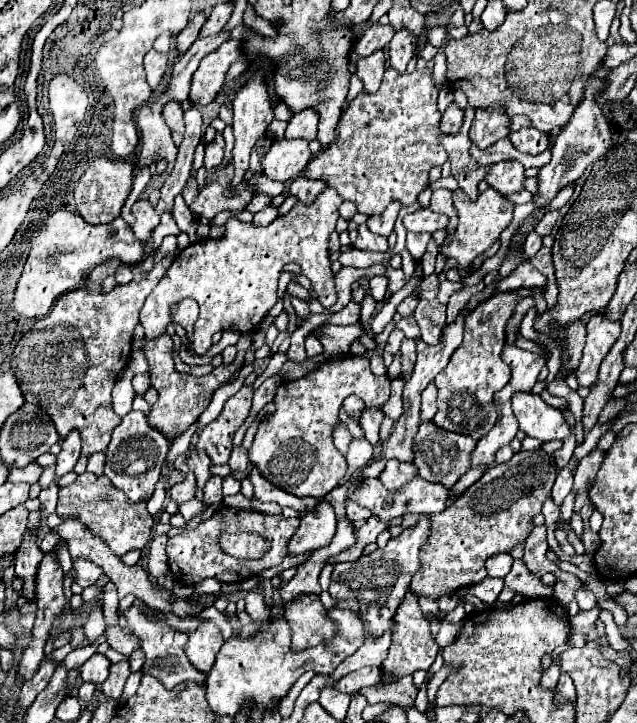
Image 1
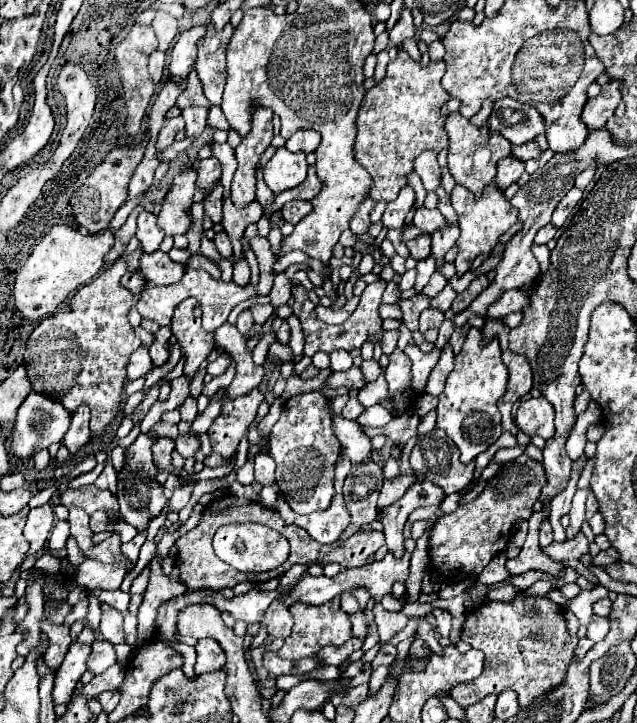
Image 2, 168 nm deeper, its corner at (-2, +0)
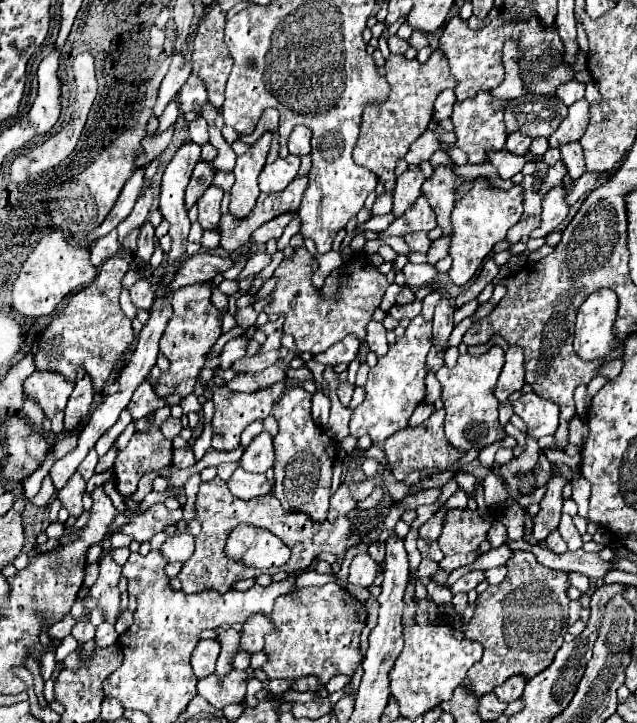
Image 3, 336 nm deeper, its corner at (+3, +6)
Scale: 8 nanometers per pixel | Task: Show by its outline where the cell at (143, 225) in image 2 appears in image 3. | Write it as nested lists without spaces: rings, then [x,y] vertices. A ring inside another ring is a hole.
[[[144,222],[144,224],[140,226],[138,250],[136,250],[136,254],[138,254],[140,260],[148,262],[150,256],[152,256],[152,252],[154,252],[154,226],[152,226],[150,222]]]

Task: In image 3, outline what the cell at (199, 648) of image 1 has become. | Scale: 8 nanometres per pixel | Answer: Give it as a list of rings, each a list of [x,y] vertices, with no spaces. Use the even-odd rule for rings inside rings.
[[[200,640],[192,654],[192,668],[198,678],[214,674],[214,666],[220,654],[220,646],[216,640]]]

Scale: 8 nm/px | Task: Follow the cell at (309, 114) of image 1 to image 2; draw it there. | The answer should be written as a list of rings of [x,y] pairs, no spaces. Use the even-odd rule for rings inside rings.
[[[299,130],[299,132],[295,132],[295,134],[287,140],[285,148],[287,148],[289,152],[305,152],[305,154],[311,154],[311,152],[317,150],[319,142],[321,142],[319,132],[315,132],[315,130]]]

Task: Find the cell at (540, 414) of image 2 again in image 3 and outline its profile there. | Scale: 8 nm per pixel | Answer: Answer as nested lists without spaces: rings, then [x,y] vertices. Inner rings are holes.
[[[534,392],[522,394],[512,402],[514,412],[524,420],[530,438],[542,438],[554,434],[558,428],[558,406],[552,400],[546,400]]]

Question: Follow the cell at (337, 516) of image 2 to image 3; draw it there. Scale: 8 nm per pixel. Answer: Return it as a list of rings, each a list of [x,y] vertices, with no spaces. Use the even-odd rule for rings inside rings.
[[[340,486],[332,498],[330,498],[330,510],[328,510],[328,522],[334,522],[338,516],[346,516],[350,510],[356,508],[356,502],[352,498],[352,494],[348,492],[346,486]]]

